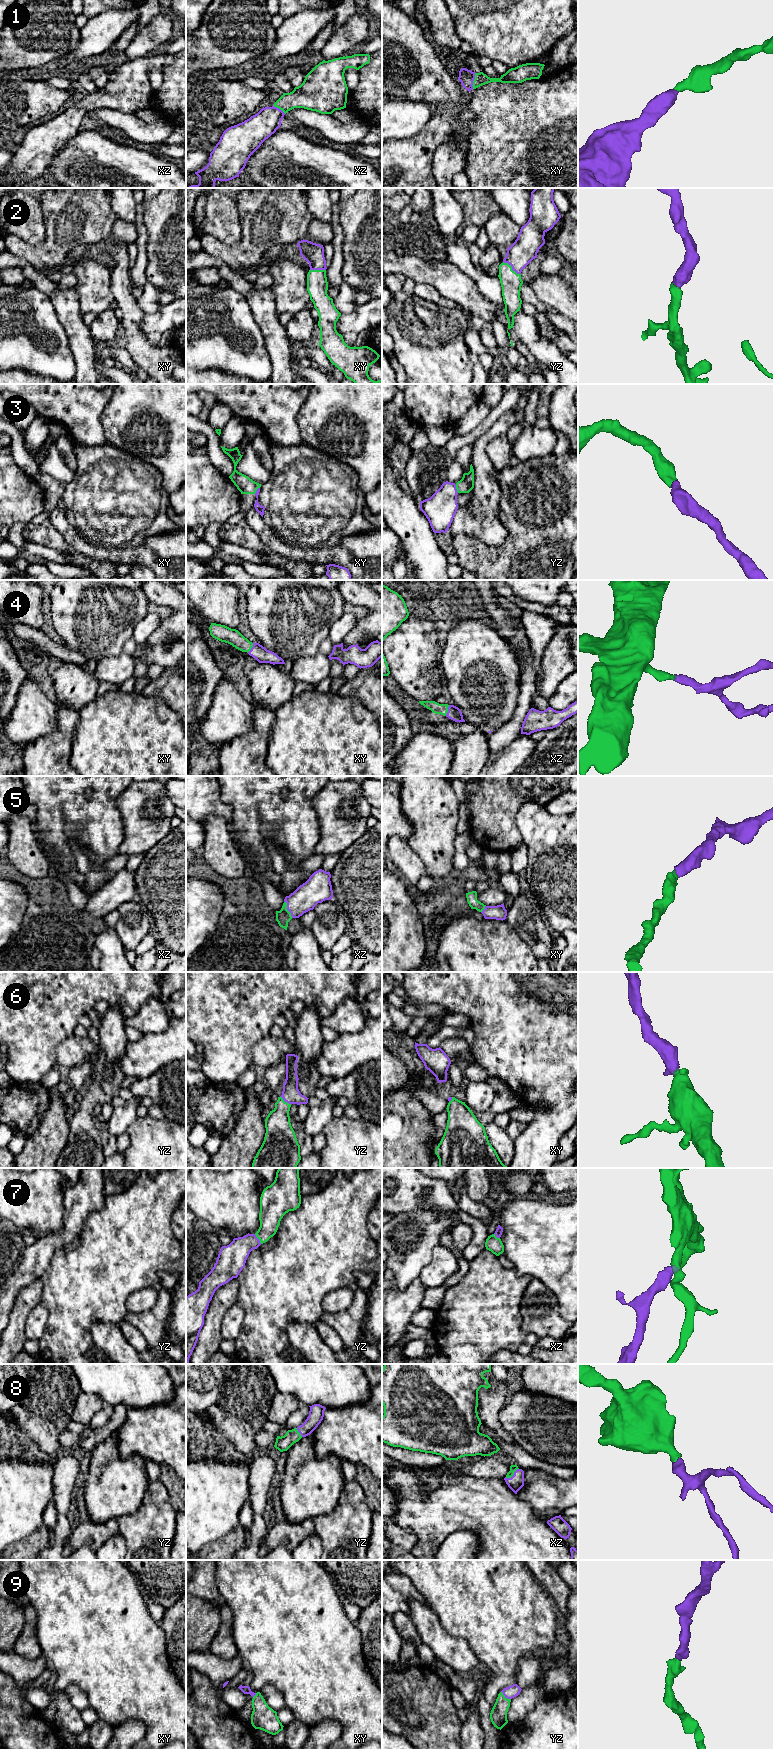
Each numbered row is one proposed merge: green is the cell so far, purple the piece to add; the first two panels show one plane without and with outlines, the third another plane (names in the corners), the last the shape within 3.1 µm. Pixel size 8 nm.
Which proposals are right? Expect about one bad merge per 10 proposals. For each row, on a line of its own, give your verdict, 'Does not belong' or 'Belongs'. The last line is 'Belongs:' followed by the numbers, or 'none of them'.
1: Belongs
2: Belongs
3: Belongs
4: Belongs
5: Belongs
6: Belongs
7: Belongs
8: Belongs
9: Belongs
Belongs: 1, 2, 3, 4, 5, 6, 7, 8, 9

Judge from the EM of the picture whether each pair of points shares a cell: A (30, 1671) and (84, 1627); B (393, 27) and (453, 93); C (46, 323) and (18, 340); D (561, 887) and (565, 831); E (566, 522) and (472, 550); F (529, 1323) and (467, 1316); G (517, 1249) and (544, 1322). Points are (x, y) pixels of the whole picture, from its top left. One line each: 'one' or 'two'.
A: two
B: one
C: one
D: one
E: one
F: two
G: two

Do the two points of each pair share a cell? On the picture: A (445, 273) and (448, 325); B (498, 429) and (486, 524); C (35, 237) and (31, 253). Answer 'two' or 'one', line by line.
A: two
B: one
C: two

